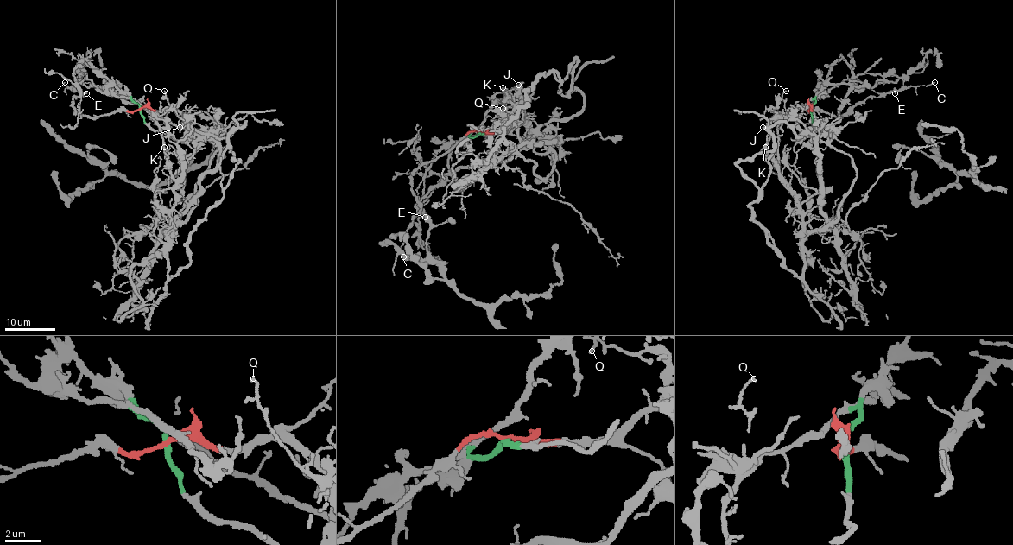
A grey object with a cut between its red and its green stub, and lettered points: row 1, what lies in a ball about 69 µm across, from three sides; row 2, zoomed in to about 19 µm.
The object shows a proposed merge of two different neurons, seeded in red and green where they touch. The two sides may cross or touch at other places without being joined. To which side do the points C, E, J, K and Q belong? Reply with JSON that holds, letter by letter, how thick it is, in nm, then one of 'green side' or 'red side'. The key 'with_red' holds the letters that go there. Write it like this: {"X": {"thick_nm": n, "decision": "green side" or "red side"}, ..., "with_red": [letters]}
{"C": {"thick_nm": 80, "decision": "red side"}, "E": {"thick_nm": 100, "decision": "red side"}, "J": {"thick_nm": 110, "decision": "green side"}, "K": {"thick_nm": 110, "decision": "green side"}, "Q": {"thick_nm": 110, "decision": "red side"}, "with_red": ["C", "E", "Q"]}

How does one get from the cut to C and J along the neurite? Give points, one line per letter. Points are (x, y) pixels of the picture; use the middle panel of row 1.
C: (478, 132), (467, 132), (411, 176), (421, 208), (407, 231), (402, 257)
J: (478, 133), (475, 137), (470, 136), (506, 92), (517, 85), (517, 91), (517, 84)

